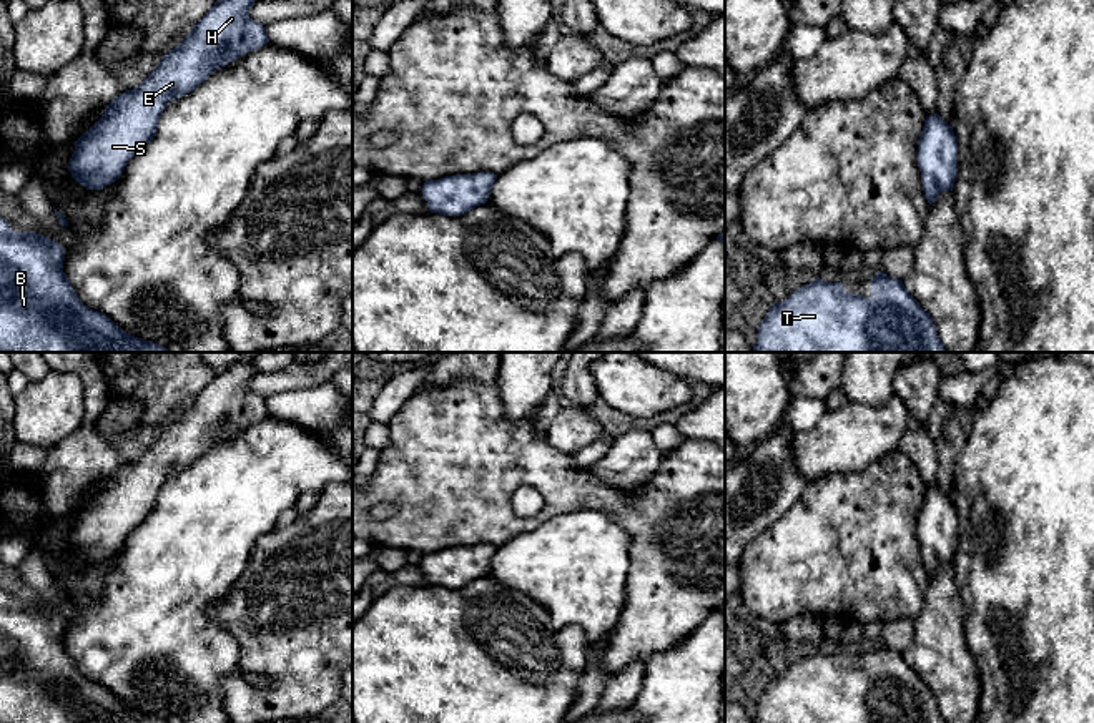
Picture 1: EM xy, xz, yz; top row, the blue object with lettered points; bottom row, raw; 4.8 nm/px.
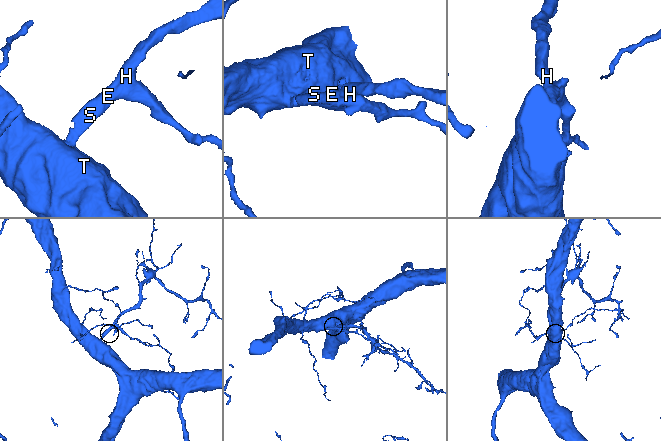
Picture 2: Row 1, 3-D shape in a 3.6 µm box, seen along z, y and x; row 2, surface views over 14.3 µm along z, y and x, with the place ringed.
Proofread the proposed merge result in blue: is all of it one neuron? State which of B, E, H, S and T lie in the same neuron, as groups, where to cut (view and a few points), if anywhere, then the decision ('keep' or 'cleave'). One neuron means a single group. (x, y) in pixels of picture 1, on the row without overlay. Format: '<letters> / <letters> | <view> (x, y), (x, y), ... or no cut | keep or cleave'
B E H S T | no cut | keep

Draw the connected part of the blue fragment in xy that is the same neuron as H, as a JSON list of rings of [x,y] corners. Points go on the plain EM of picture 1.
[[[244,352],[226,371],[214,374],[211,382],[176,421],[160,432],[155,444],[140,459],[126,462],[106,477],[101,490],[75,514],[68,543],[76,555],[91,563],[115,555],[128,534],[153,512],[160,490],[171,472],[193,464],[221,439],[269,416],[266,399],[249,389],[249,381],[256,374],[253,356],[254,352]]]

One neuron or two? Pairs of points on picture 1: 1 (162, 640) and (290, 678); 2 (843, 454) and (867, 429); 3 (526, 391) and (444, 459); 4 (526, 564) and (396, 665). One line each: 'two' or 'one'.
1: two
2: one
3: two
4: two

